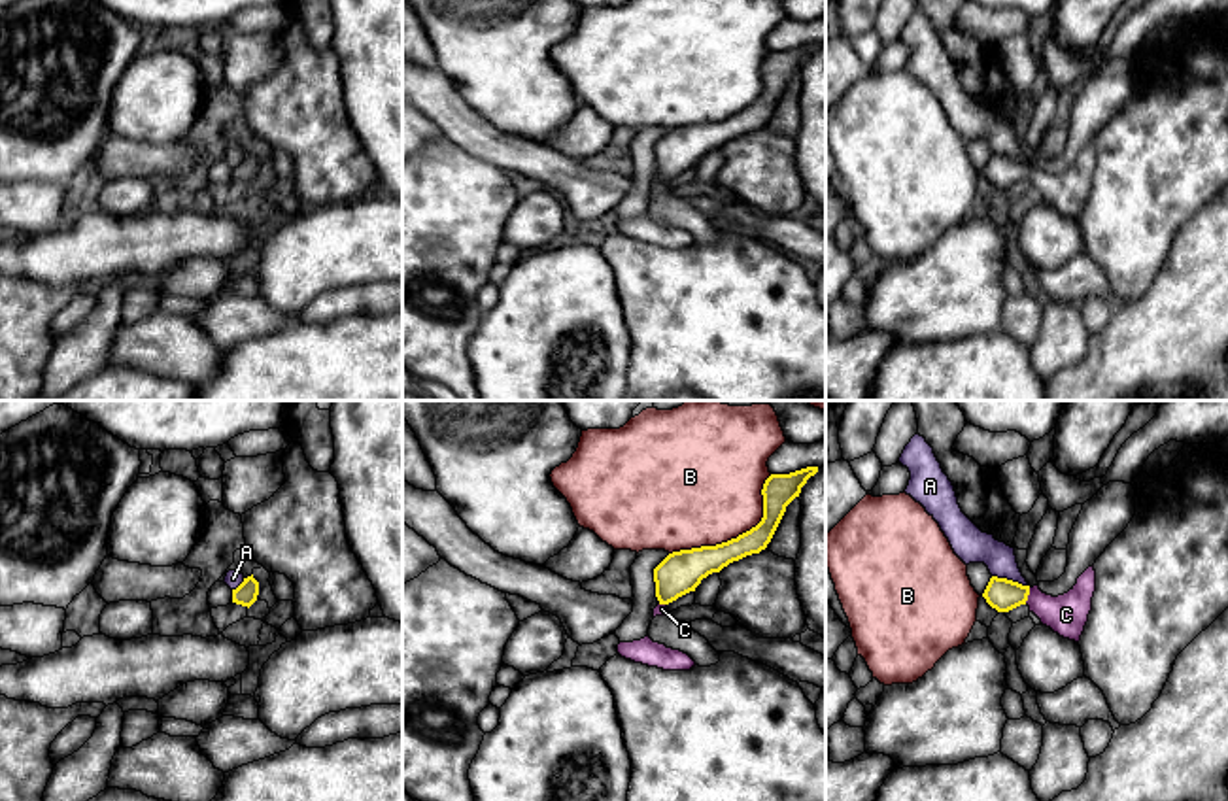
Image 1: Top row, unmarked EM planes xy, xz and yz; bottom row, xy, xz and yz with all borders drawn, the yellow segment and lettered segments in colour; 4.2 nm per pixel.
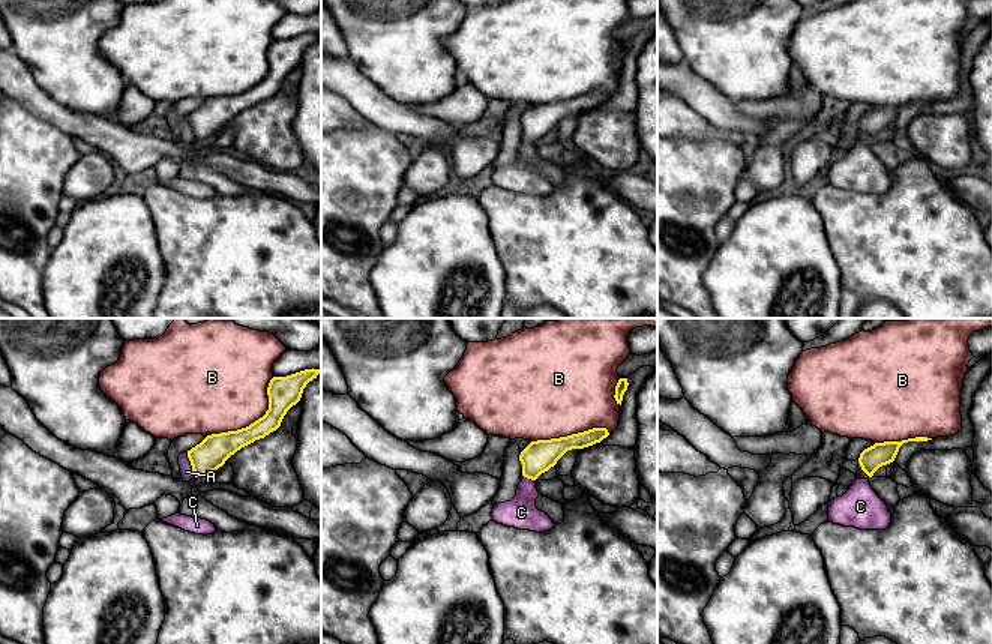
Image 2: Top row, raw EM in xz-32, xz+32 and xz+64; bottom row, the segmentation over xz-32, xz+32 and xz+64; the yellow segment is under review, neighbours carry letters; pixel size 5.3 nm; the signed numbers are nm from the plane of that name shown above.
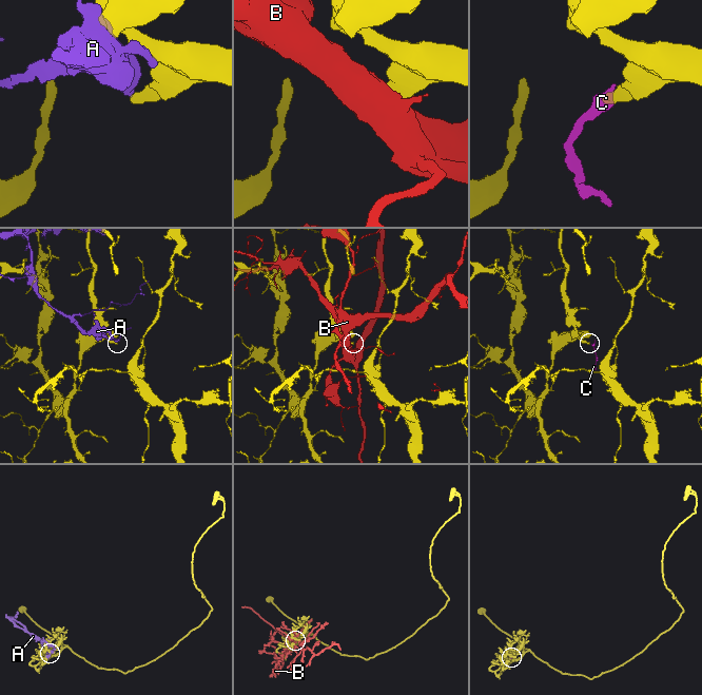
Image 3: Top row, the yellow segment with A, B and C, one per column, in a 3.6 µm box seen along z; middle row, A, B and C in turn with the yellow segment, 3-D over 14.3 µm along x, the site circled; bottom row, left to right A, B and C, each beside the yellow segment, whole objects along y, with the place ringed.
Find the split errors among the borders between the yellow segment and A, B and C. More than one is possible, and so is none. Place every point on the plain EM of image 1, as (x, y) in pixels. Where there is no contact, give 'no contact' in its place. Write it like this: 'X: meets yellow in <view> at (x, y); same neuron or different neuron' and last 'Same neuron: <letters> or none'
A: meets yellow in yz at (1009, 157); different neuron
B: meets yellow in xz at (739, 112); different neuron
C: meets yellow in yz at (1028, 170); same neuron
Same neuron: C

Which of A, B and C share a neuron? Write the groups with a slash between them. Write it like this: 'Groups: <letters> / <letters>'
Groups: A / B / C

